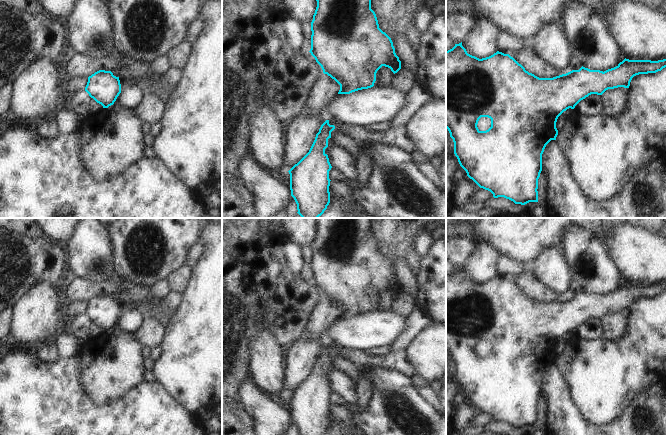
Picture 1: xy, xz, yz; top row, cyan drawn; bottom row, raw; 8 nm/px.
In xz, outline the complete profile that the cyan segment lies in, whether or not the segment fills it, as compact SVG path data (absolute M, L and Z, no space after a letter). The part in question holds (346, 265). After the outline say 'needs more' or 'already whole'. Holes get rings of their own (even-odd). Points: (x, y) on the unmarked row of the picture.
M317 218L317 231L311 246L310 277L321 290L323 297L334 303L339 309L338 318L368 313L374 310L376 297L382 291L388 291L395 298L401 293L401 285L395 277L391 262L379 252L375 236L371 233L373 218Z; already whole

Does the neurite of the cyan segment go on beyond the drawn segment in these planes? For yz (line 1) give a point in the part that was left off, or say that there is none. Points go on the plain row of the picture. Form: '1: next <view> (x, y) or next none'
1: next none

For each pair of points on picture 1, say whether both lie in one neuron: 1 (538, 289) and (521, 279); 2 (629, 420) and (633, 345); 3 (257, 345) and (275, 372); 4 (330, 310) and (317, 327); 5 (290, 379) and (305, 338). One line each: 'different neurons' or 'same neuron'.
1: same neuron
2: different neurons
3: same neuron
4: same neuron
5: same neuron

